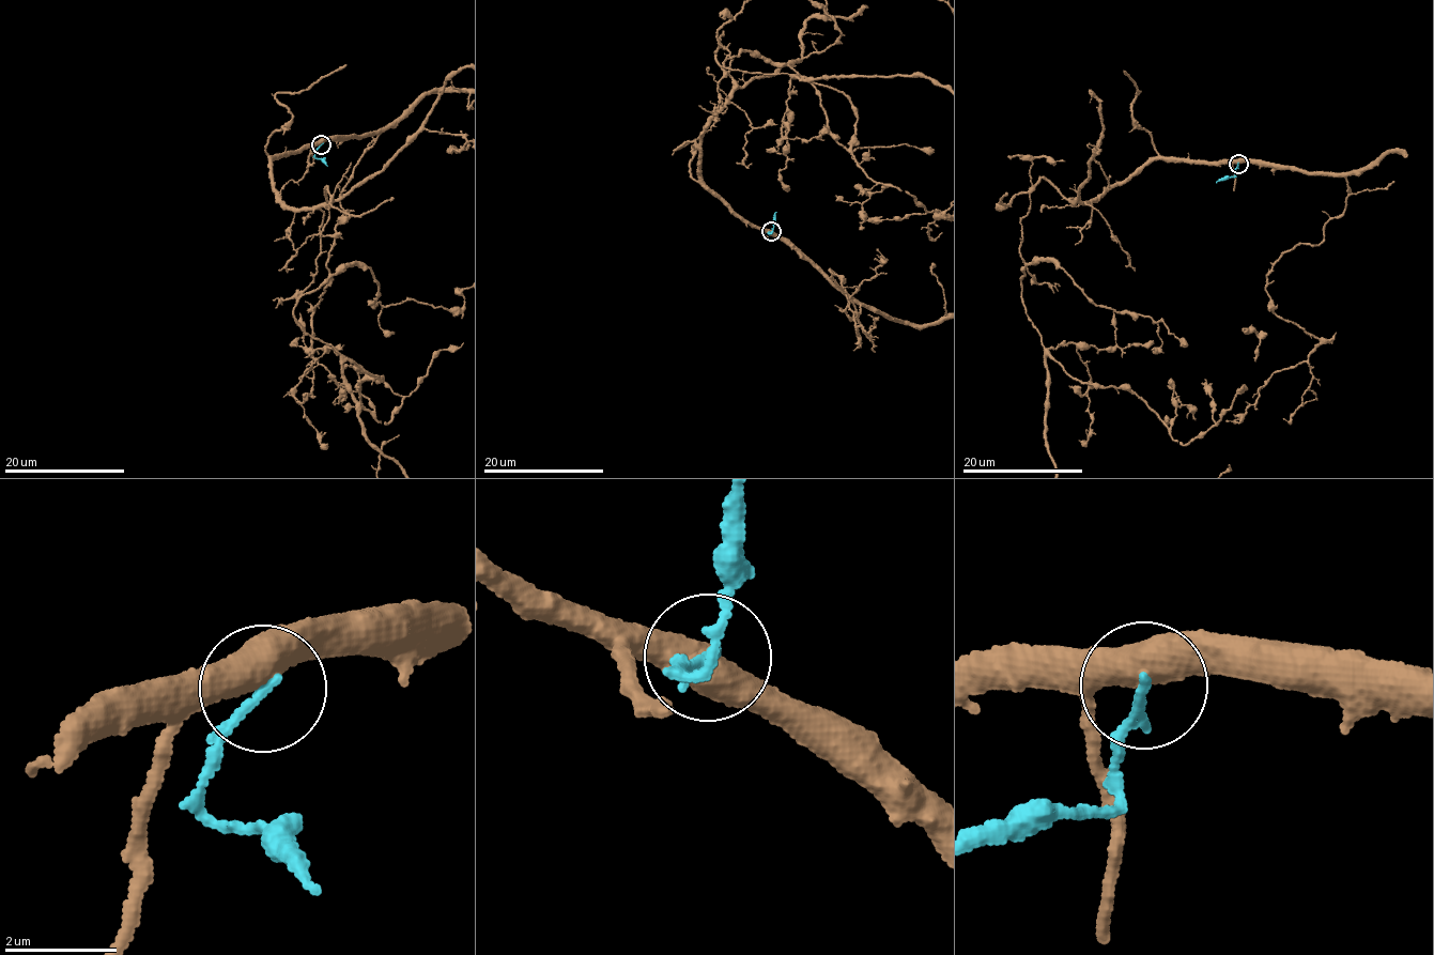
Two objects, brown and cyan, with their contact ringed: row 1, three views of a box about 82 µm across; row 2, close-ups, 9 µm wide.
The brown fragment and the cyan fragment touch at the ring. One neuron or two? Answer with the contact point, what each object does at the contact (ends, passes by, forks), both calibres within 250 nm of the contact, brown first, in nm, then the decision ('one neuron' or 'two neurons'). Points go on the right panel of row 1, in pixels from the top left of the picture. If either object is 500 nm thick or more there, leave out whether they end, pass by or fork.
(1238, 164) | 500/170 nm | two neurons

